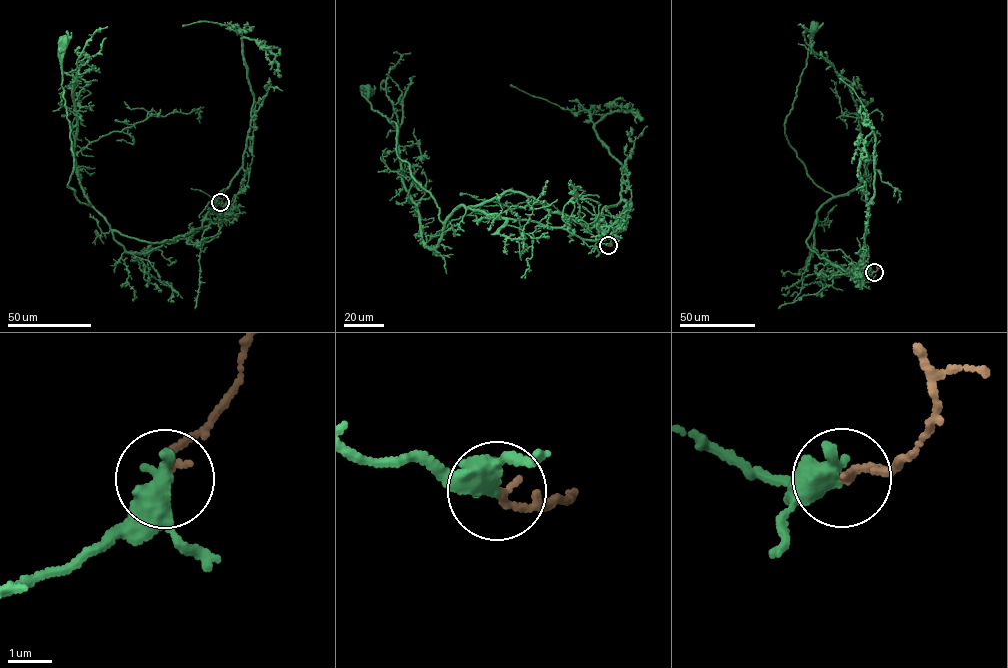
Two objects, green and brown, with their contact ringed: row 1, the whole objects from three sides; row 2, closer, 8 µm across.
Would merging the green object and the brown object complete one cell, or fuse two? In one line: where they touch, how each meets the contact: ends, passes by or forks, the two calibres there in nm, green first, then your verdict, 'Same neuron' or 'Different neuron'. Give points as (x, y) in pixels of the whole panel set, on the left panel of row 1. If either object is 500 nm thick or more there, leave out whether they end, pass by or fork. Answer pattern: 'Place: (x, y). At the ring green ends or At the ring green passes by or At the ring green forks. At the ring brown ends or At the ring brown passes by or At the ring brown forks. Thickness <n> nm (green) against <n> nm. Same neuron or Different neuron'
Place: (220, 202). At the ring green passes by. At the ring brown ends. Thickness 440 nm (green) against 200 nm. Same neuron

